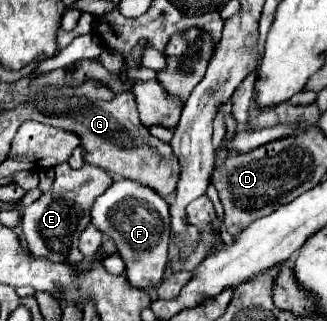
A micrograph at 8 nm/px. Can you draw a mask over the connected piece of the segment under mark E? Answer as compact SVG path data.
M60 164L54 170L56 170L56 180L52 190L44 192L34 204L30 204L24 210L24 216L22 216L24 240L28 250L34 256L44 256L52 262L78 264L78 262L84 262L84 256L78 250L78 238L82 230L90 224L92 202L94 198L104 194L114 180L106 170L92 164L84 164L78 170L70 168L68 164Z

